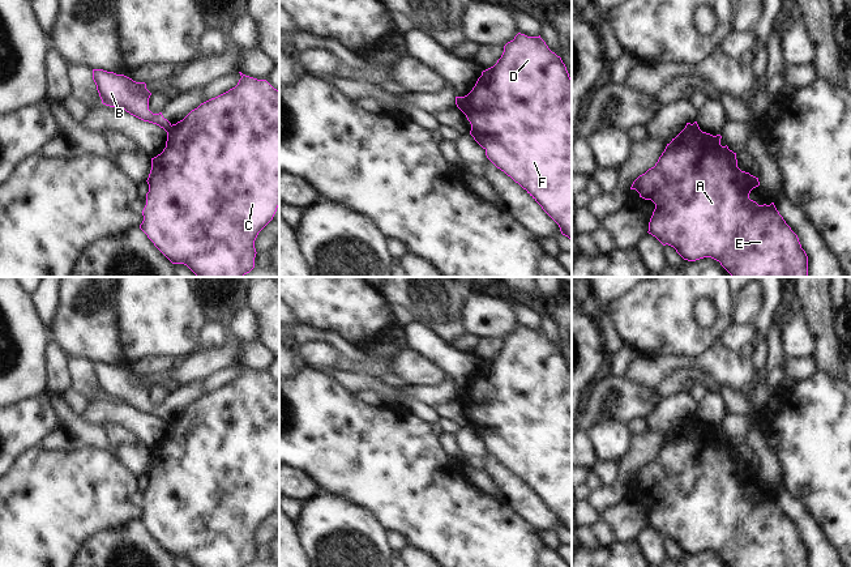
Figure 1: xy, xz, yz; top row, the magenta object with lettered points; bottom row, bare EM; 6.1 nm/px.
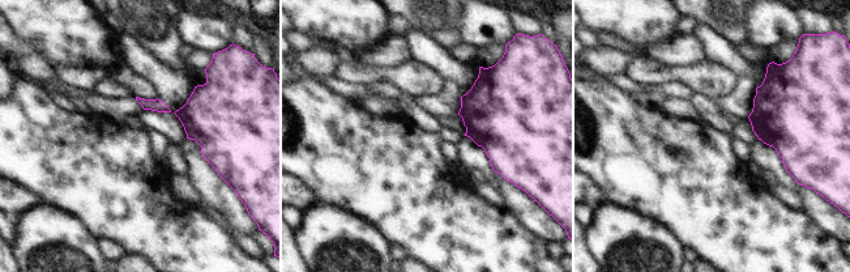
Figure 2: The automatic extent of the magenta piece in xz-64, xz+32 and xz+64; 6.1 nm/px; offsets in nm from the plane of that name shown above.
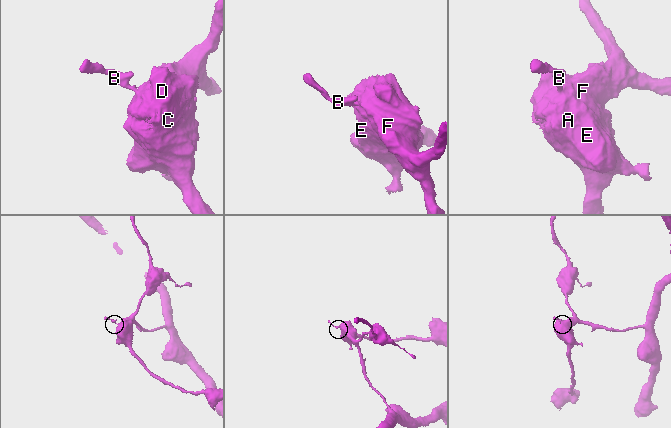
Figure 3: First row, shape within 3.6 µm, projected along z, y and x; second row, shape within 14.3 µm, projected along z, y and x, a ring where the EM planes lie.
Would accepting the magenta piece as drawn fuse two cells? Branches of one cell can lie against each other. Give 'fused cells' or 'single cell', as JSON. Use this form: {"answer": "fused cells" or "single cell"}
{"answer": "fused cells"}

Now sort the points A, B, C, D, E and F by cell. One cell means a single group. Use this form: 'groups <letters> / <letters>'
groups A C D E F / B

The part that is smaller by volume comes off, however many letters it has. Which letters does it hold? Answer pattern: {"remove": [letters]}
{"remove": ["B"]}

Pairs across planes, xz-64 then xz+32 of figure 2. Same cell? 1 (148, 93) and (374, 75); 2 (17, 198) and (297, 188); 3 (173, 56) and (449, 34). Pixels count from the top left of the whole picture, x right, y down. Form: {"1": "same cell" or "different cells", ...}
{"1": "same cell", "2": "same cell", "3": "same cell"}

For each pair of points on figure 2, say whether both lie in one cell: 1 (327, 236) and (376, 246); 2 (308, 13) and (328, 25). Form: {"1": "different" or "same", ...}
{"1": "same", "2": "same"}

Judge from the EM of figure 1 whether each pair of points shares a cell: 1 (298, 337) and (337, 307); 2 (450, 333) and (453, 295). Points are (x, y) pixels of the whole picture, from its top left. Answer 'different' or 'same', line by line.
1: different
2: same

